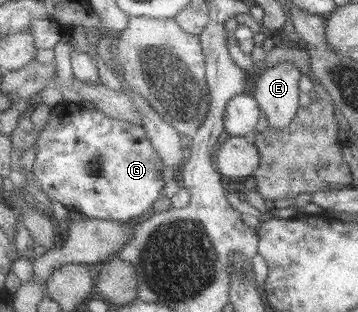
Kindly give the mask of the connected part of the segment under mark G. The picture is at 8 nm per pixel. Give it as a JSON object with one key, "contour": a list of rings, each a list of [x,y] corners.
{"contour":[[[63,101],[51,110],[35,147],[32,172],[37,182],[50,199],[60,202],[73,215],[128,222],[131,218],[146,217],[155,202],[161,198],[165,186],[161,173],[167,166],[143,125],[117,120],[97,108],[89,109],[88,103]]]}

